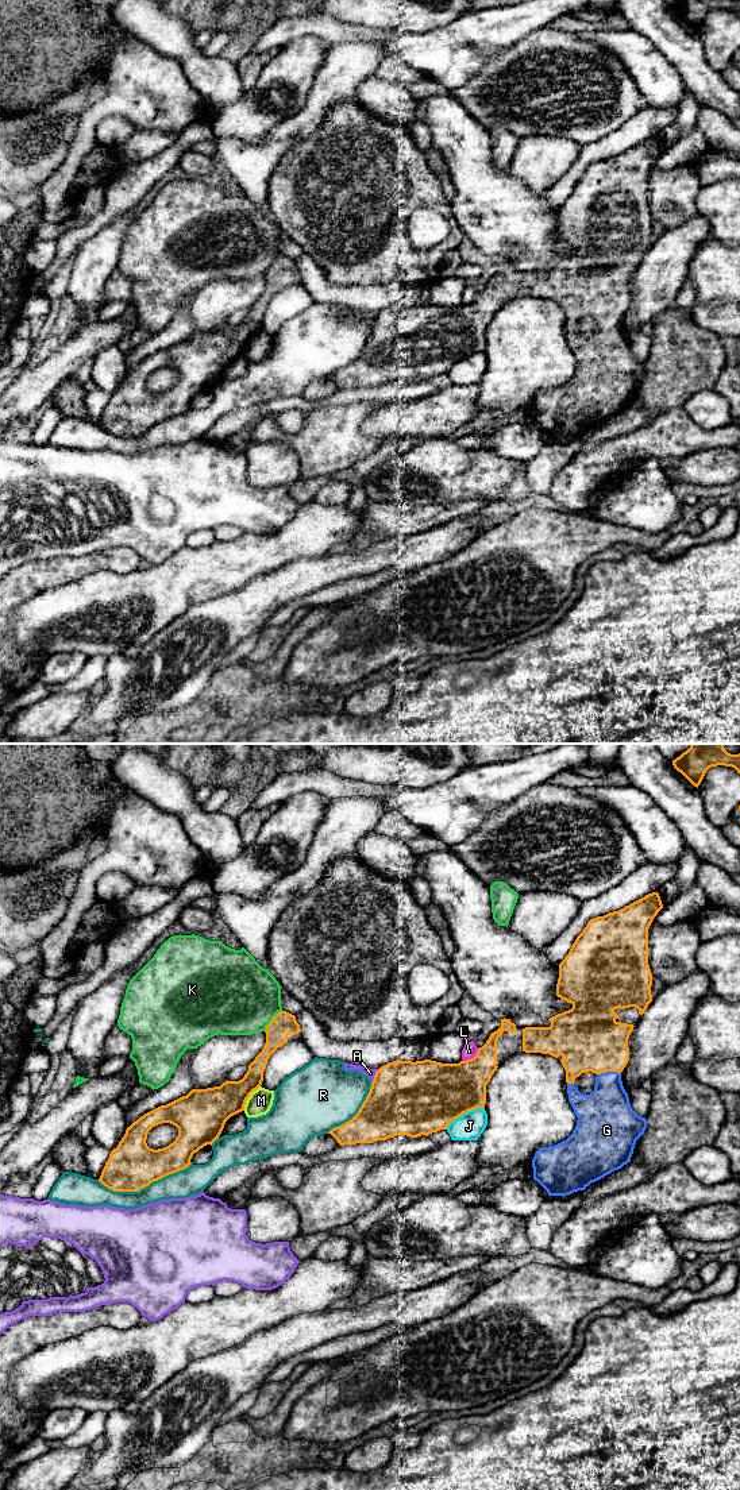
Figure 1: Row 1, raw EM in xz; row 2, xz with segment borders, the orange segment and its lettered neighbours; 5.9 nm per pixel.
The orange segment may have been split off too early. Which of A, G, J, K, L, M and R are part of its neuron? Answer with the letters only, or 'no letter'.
G

